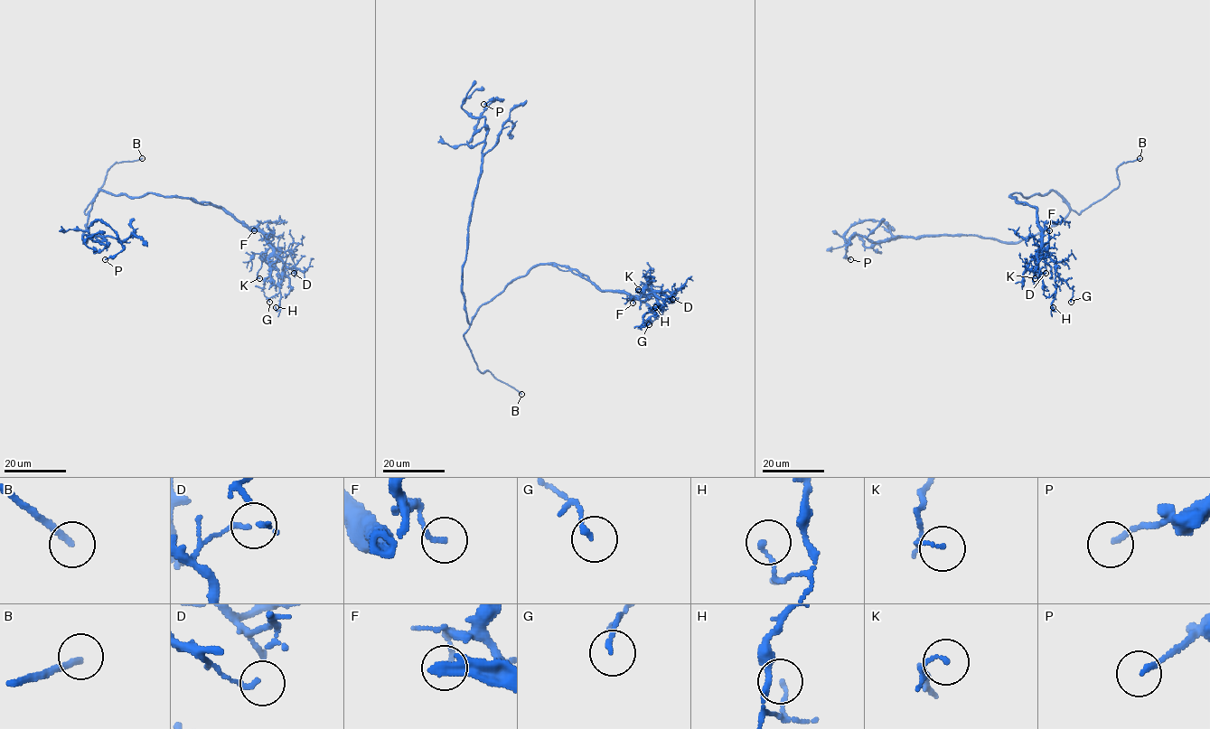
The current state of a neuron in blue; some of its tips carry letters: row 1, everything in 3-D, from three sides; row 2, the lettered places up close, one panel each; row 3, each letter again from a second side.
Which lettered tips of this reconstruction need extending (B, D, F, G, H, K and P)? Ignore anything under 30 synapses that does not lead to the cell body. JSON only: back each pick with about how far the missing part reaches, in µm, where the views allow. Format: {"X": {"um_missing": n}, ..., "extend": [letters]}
{"B": {"um_missing": 15}, "extend": ["B"]}

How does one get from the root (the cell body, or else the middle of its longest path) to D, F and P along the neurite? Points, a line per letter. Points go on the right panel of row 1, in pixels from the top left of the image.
D: (1069, 209), (1054, 191), (1010, 196), (1036, 209), (1041, 228), (1038, 270), (1042, 275), (1045, 273)
F: (1069, 209), (1054, 191), (1045, 195), (1023, 197), (1014, 192), (1010, 196), (1034, 206), (1036, 222), (1049, 230)
P: (1069, 209), (1014, 242), (977, 236), (888, 241), (883, 222), (860, 219), (845, 234), (850, 259)

